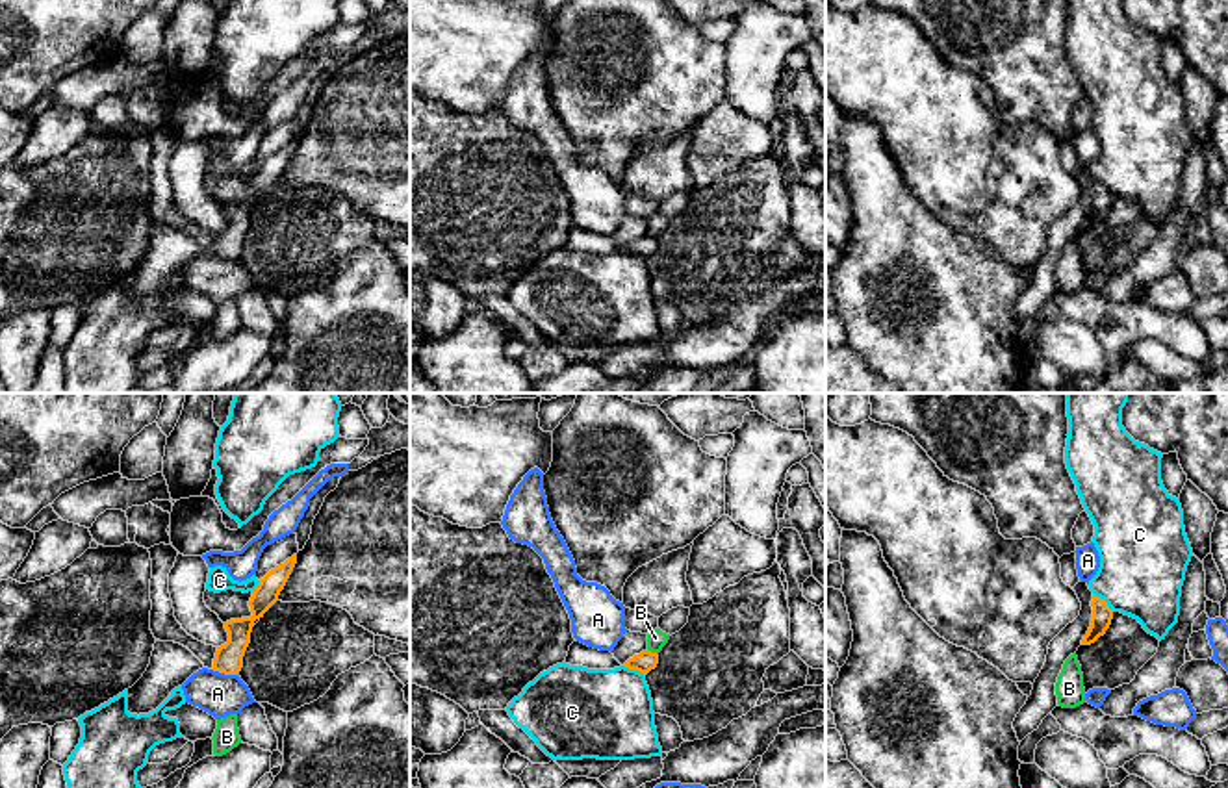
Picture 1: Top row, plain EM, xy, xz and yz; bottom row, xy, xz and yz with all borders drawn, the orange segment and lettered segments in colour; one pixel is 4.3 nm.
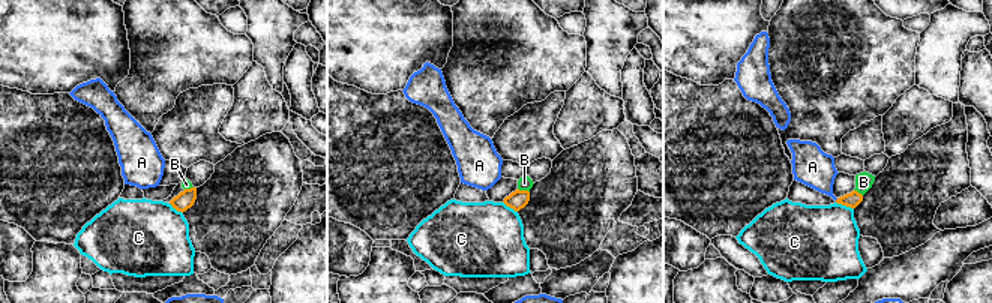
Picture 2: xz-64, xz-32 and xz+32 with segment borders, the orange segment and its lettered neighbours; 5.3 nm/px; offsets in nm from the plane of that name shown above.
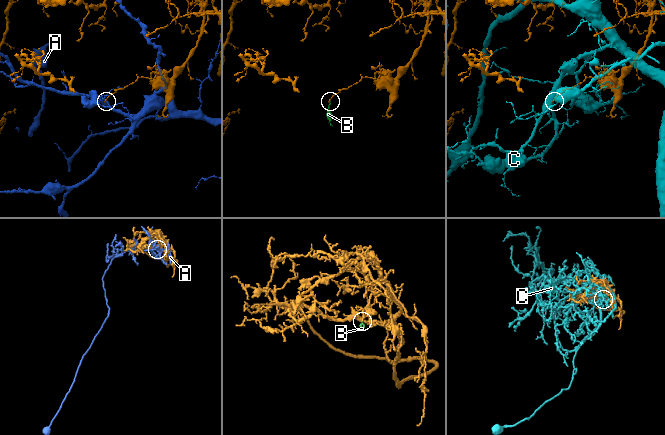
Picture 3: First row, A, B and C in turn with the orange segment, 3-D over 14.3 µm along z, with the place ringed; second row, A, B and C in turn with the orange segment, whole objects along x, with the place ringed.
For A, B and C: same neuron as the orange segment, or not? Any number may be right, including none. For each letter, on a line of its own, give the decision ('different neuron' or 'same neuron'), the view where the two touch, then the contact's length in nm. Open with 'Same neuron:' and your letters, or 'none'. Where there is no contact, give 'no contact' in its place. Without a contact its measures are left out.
Same neuron: none
A: different neuron; contact in xy; length 100 nm
B: different neuron; contact in xz; length 60 nm
C: different neuron; contact in yz; length 120 nm

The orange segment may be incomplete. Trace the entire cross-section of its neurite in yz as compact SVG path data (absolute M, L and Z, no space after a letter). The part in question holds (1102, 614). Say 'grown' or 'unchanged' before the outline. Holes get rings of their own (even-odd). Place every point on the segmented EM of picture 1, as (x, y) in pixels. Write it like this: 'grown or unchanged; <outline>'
unchanged; M1093 595L1091 606L1093 606L1091 627L1081 640L1081 645L1091 645L1100 636L1104 636L1113 619L1113 610L1107 606L1104 599Z

